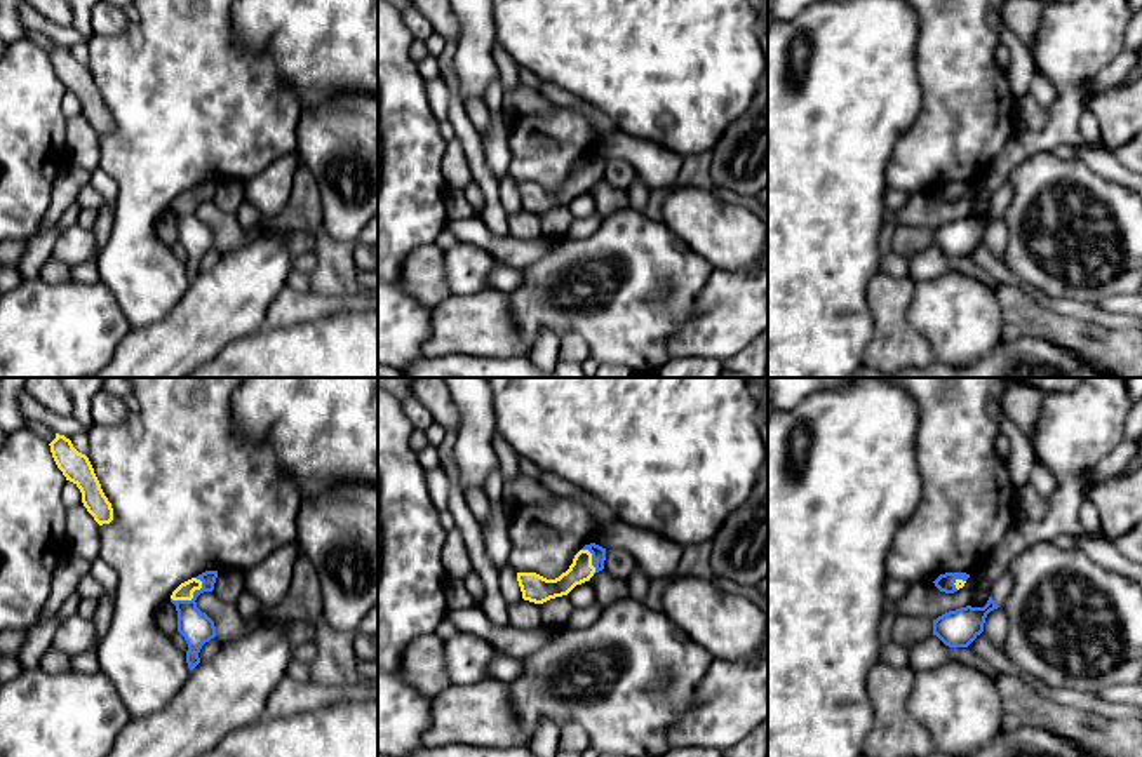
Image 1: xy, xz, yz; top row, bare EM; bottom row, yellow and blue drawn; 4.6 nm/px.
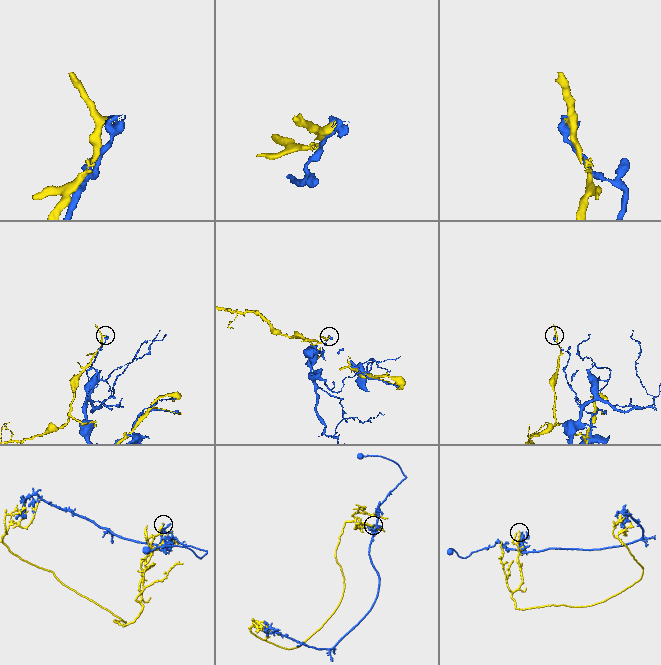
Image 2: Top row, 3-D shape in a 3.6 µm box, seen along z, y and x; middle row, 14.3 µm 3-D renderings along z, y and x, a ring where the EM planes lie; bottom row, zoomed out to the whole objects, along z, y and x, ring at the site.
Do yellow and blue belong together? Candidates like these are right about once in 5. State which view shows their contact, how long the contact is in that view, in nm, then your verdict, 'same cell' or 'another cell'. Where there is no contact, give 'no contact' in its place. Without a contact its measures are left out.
contact in xy; length 170 nm; another cell

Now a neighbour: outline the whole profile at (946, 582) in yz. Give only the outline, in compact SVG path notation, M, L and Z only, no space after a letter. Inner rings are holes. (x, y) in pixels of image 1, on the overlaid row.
M945 573L945 574L940 574L933 583L940 592L954 593L954 592L957 592L954 583L957 579L966 581L968 578L970 578L970 574L966 574L966 573Z

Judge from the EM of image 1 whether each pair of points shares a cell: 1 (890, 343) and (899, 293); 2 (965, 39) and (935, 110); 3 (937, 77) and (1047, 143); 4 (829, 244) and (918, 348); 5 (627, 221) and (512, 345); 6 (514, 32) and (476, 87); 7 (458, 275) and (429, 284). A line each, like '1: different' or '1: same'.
1: same
2: same
3: different
4: different
5: different
6: different
7: different

